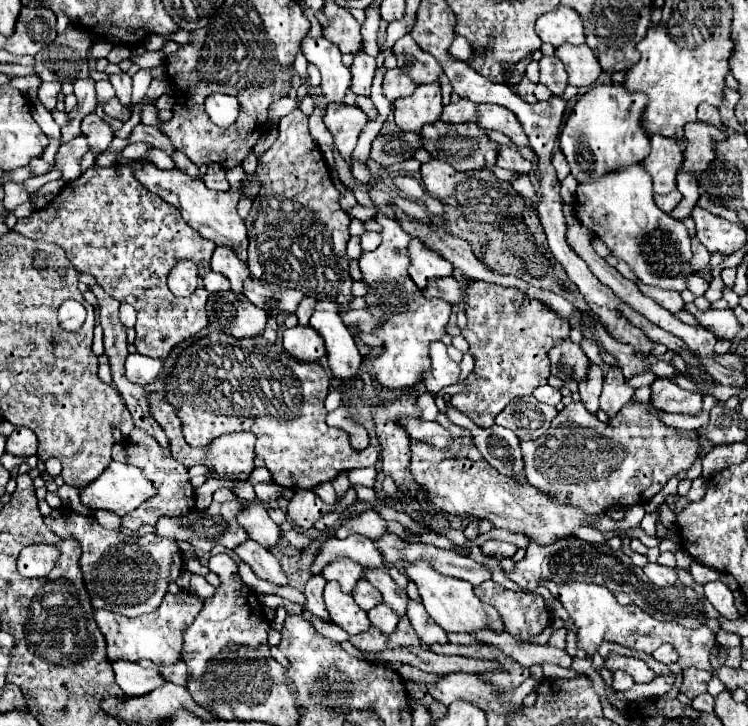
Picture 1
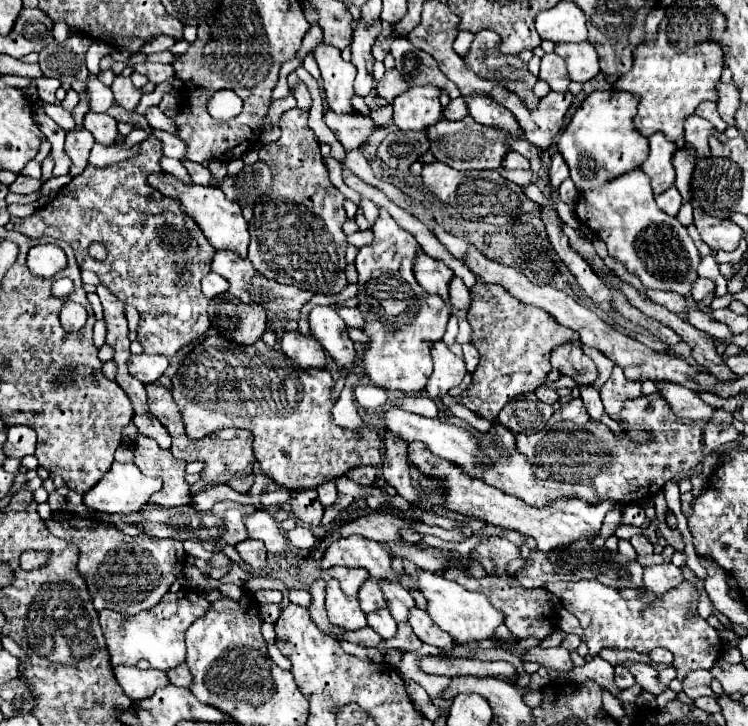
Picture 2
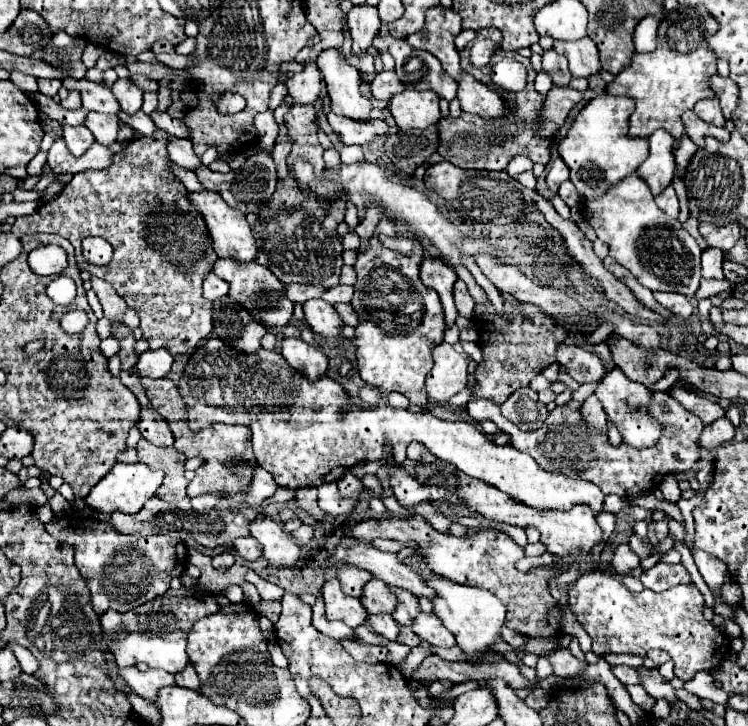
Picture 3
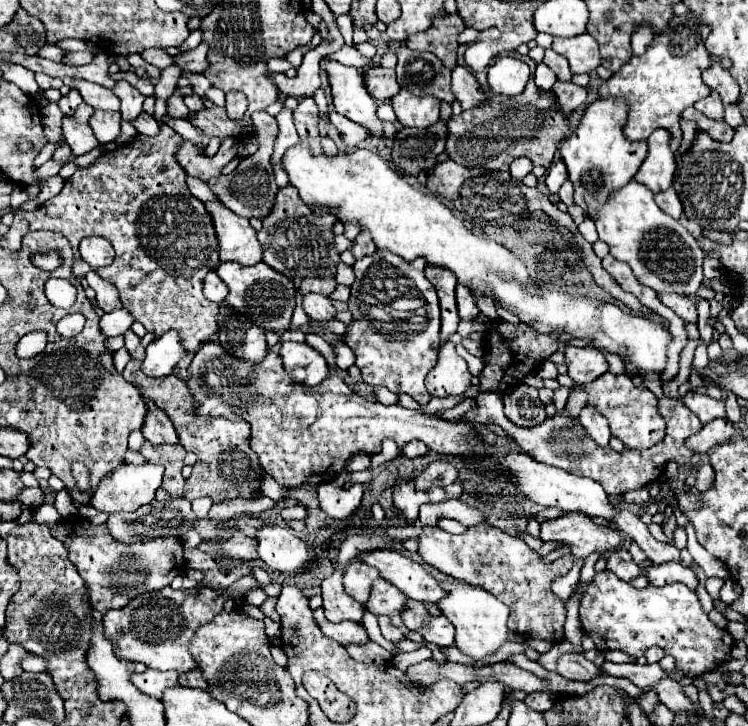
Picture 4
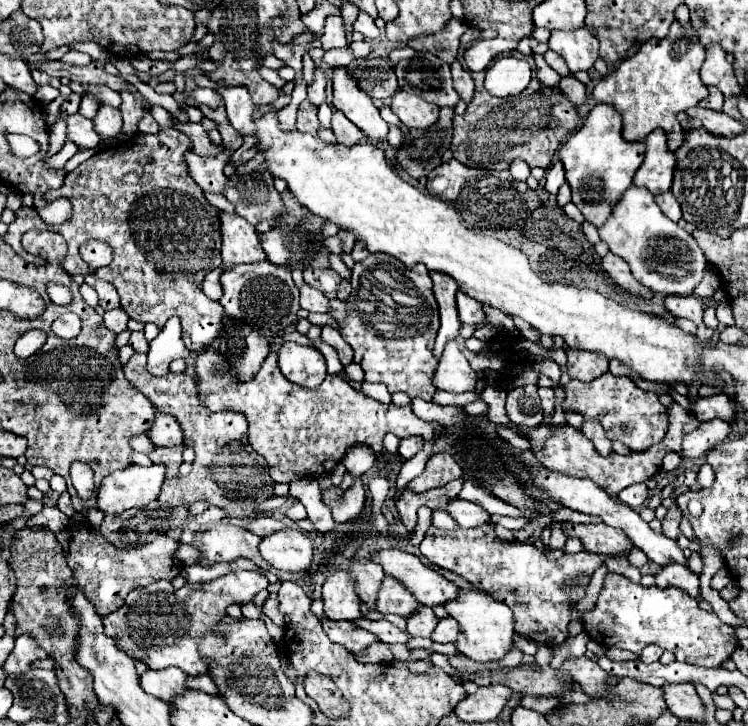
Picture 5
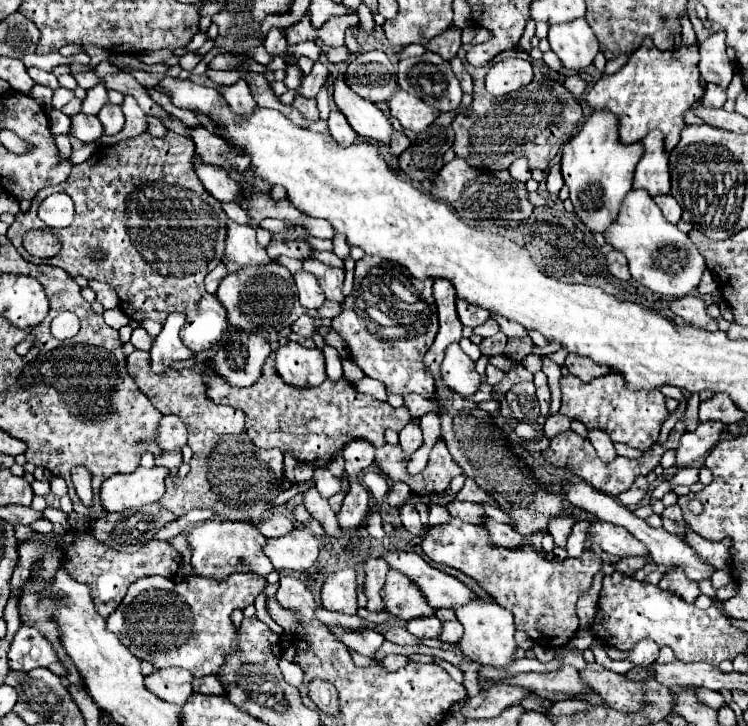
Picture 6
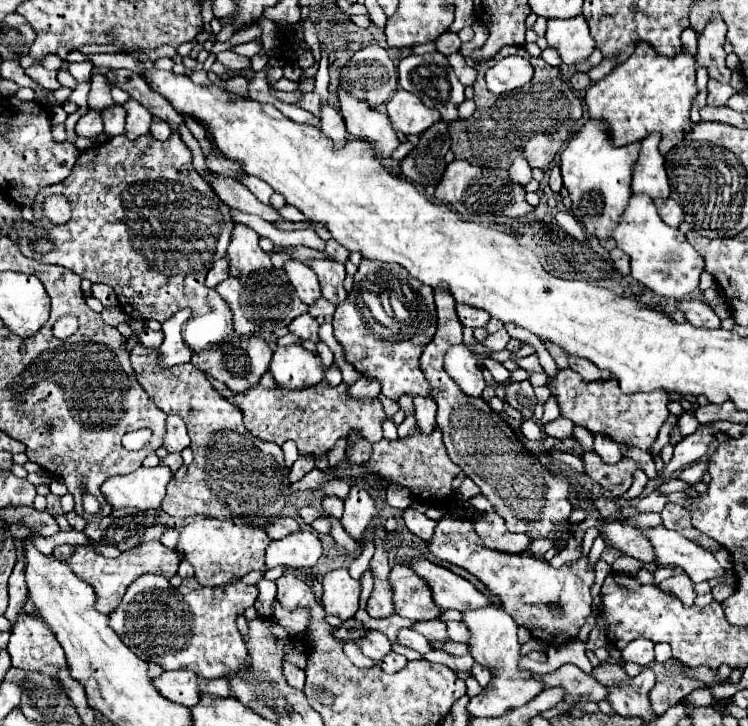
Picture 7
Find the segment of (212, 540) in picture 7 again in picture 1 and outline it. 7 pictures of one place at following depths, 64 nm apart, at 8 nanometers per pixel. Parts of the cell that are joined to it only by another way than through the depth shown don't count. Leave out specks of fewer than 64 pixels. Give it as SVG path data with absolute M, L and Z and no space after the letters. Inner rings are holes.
M246 540L234 552L242 558L244 564L248 564L252 568L252 572L258 578L268 580L276 586L288 586L288 578L280 568L280 560L276 556L272 556L272 552L268 548L256 544L254 540Z

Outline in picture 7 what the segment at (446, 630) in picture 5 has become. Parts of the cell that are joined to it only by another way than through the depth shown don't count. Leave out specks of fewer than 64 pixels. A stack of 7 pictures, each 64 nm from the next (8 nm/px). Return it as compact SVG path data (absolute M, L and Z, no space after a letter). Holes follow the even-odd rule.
M446 622L448 626L448 638L454 642L466 642L470 638L470 632L464 622Z

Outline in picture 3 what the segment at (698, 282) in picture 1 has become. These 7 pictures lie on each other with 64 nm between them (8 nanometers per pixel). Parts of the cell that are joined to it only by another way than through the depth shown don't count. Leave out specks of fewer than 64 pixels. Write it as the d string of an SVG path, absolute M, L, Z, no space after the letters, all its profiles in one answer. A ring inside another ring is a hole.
M702 278L700 280L700 285L698 290L696 290L696 300L702 300L702 298L710 298L710 296L714 296L714 294L720 294L720 292L724 292L726 288L730 288L732 286L732 282L728 282L728 280L716 280L716 279L706 279Z

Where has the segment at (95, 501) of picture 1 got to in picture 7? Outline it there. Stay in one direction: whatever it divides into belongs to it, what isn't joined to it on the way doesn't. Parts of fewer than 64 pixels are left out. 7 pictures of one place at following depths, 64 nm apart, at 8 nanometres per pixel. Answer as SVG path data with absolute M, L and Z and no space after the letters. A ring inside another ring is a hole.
M166 466L138 468L126 476L112 476L102 484L102 494L112 510L120 508L160 508L166 496L166 484L172 480L172 472Z

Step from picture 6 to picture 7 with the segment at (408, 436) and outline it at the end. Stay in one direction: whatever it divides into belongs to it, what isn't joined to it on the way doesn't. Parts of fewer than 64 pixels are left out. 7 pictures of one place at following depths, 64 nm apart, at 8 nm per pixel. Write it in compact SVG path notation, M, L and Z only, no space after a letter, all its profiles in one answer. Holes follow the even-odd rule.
M412 414L406 416L406 420L398 426L398 438L408 438L408 436L414 436L418 432L418 424L416 424L416 418Z

